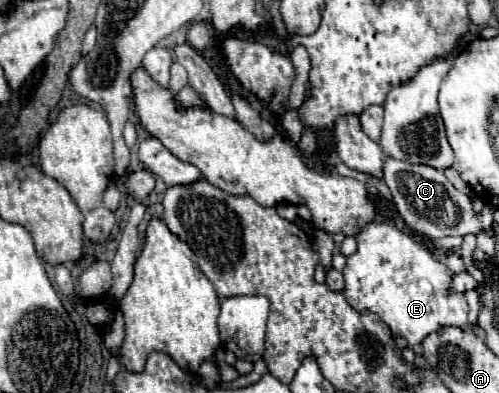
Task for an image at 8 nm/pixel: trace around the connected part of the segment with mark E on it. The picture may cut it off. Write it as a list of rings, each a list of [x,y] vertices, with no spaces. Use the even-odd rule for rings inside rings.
[[[372,222],[362,228],[362,232],[356,236],[356,240],[358,240],[358,252],[348,256],[348,262],[342,270],[344,280],[346,280],[346,288],[342,294],[346,296],[348,304],[354,310],[358,310],[358,312],[370,310],[370,312],[378,314],[390,326],[394,336],[402,336],[408,340],[408,348],[412,348],[416,354],[422,354],[422,340],[430,332],[436,332],[444,326],[458,326],[458,328],[468,326],[466,296],[448,292],[452,274],[448,272],[448,268],[444,264],[436,262],[426,248],[418,246],[408,234],[400,232],[394,224]]]

